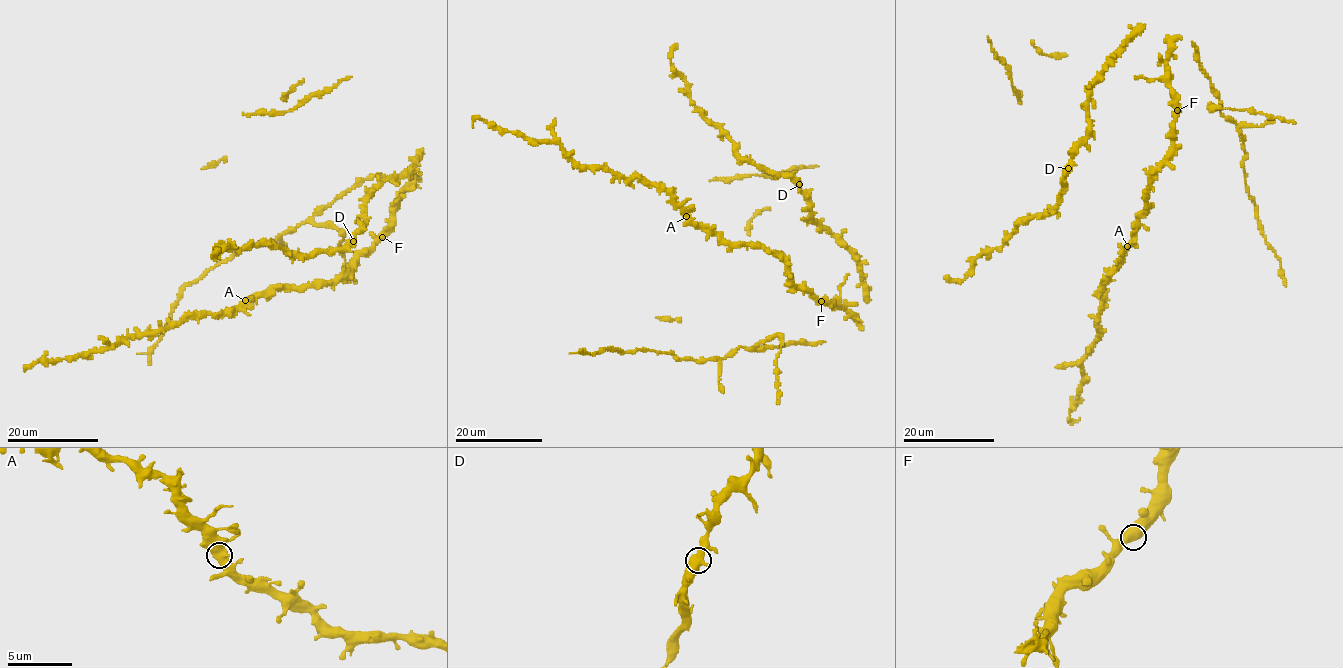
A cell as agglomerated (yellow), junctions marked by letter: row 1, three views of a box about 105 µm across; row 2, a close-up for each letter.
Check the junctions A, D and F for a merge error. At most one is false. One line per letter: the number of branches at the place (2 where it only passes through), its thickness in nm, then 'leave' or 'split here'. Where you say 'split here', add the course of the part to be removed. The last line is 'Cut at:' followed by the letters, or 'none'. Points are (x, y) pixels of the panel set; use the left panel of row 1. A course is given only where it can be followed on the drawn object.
A: 2 | 650 nm | leave
D: 2 | 700 nm | leave
F: 2 | 700 nm | leave
Cut at: none

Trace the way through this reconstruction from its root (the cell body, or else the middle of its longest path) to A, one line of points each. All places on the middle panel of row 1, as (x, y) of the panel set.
A: (830, 302), (797, 287), (788, 265), (770, 251), (737, 242), (725, 243), (716, 235), (697, 229), (686, 216)

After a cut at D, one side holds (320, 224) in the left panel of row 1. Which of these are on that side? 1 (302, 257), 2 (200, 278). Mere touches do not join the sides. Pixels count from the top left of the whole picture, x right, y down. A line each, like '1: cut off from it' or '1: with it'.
1: cut off from it
2: with it

